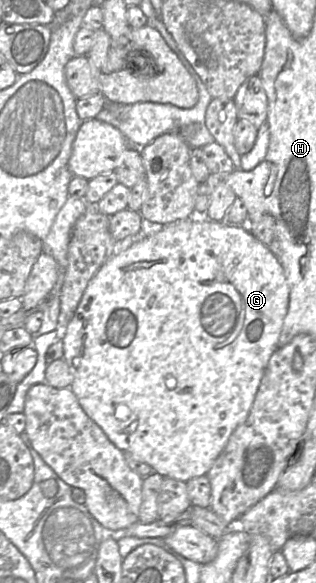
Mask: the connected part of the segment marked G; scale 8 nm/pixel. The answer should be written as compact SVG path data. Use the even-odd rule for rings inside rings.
M192 216L165 226L146 225L143 234L118 248L89 281L75 313L65 326L62 358L73 376L70 389L83 411L118 449L131 453L163 477L187 482L208 473L233 431L246 420L268 361L277 349L288 311L289 286L278 257L246 225Z

